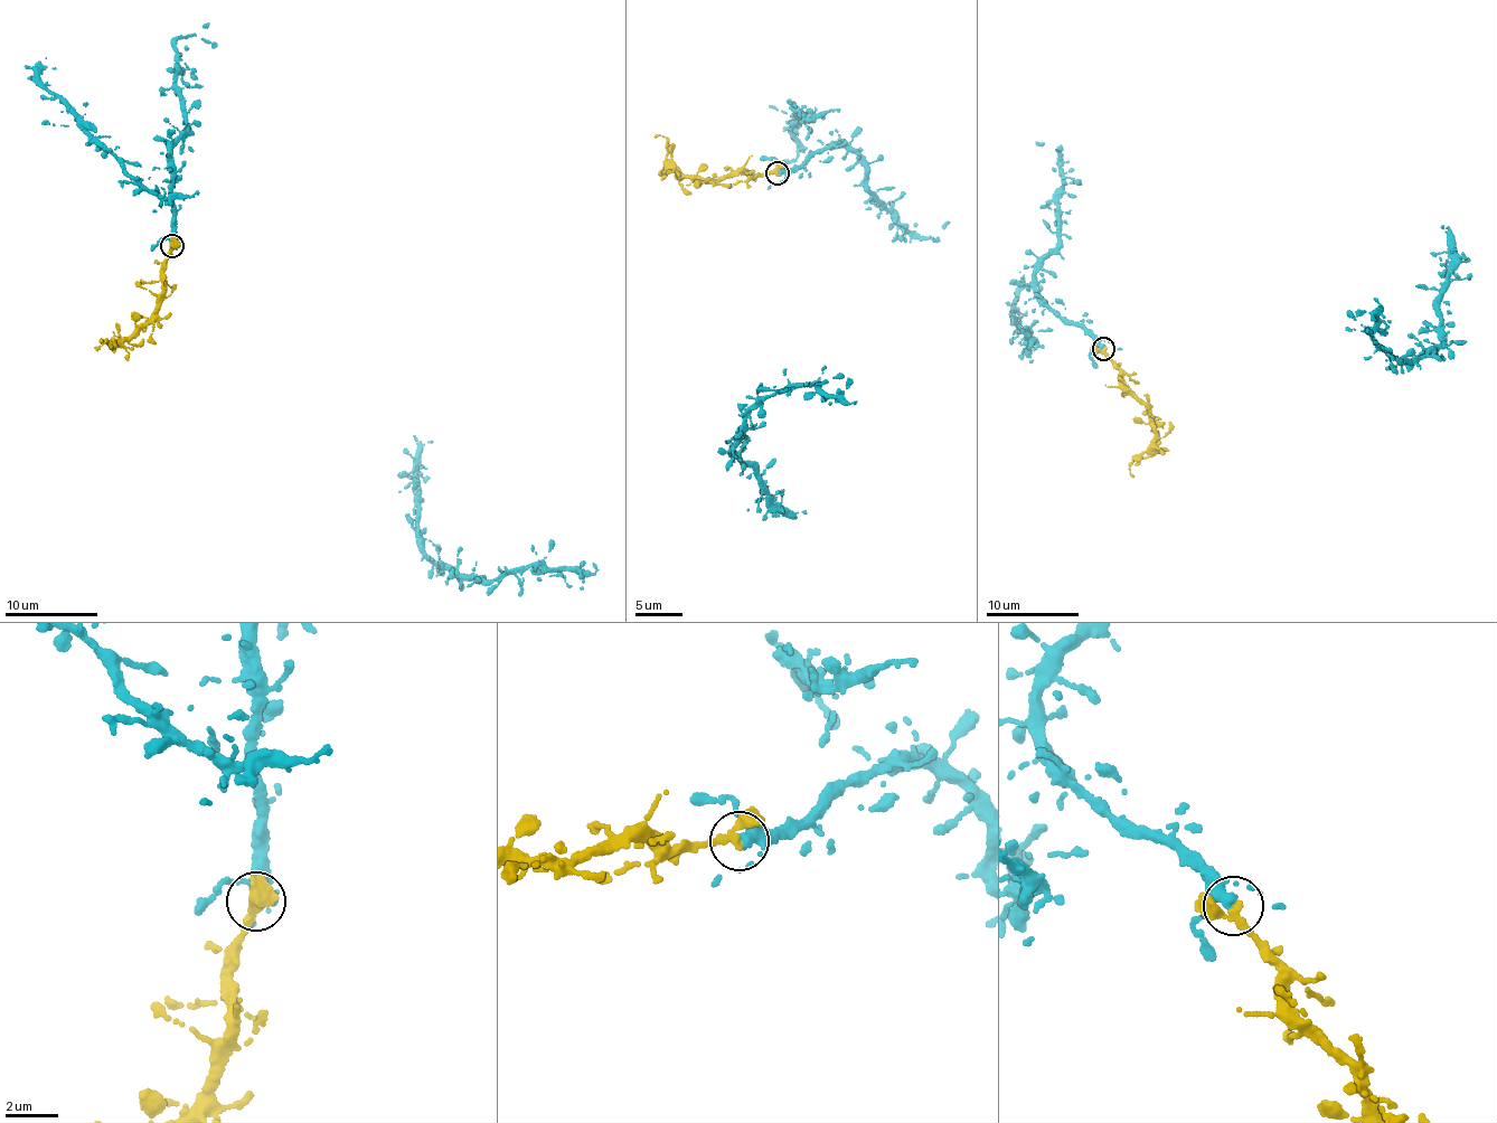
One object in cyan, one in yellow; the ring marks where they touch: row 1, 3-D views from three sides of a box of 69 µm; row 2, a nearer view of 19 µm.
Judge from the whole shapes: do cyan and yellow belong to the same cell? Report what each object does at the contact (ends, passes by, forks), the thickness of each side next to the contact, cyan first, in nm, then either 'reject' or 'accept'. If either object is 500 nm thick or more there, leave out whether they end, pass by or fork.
cyan passes by; yellow passes by; calibres 320 and 240 nm; accept

